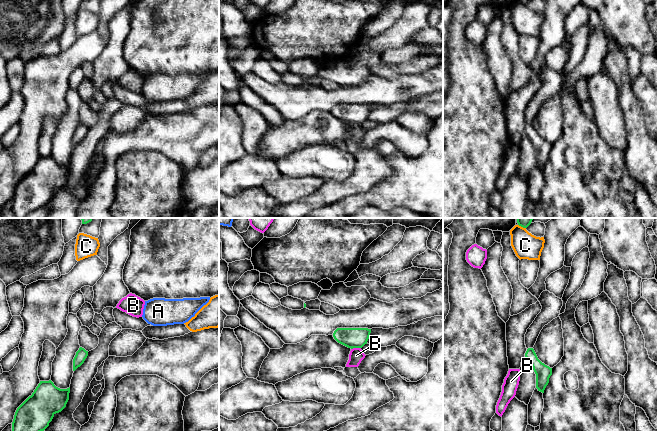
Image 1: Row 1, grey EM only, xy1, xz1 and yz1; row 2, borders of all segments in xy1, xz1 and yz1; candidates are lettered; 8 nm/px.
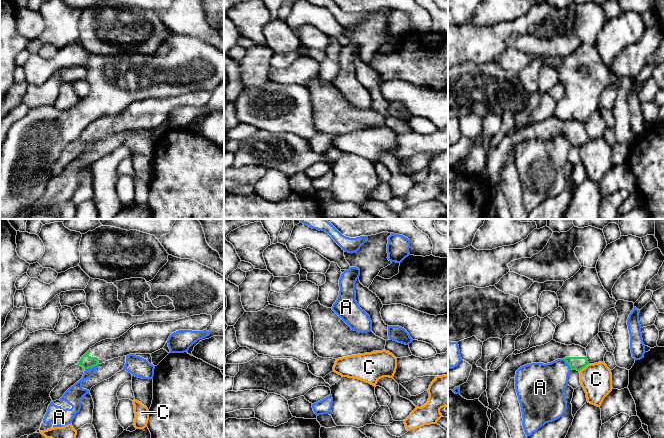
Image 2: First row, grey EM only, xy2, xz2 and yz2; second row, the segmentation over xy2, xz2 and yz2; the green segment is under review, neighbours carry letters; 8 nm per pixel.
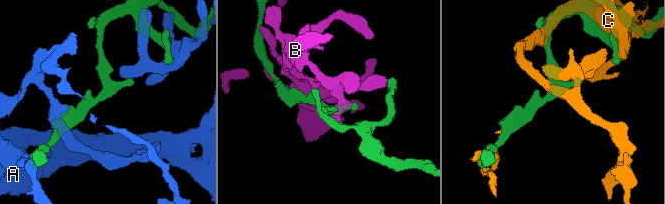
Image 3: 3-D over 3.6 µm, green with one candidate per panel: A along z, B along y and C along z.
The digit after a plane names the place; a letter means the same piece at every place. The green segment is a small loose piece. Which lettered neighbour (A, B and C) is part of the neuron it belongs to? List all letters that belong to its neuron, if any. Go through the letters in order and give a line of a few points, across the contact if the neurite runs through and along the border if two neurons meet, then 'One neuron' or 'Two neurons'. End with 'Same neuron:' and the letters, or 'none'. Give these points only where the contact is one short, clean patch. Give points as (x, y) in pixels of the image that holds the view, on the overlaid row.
A: Two neurons
B: Line: xz1 (360, 347), (351, 349). Two neurons
C: Two neurons
Same neuron: none

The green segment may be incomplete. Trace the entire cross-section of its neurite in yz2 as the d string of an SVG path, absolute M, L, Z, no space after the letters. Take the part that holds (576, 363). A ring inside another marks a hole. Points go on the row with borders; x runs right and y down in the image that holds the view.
M555 340L532 347L520 354L511 354L494 371L487 371L487 398L492 411L498 409L501 396L511 378L515 378L516 371L531 363L551 363L557 359L564 359L572 370L580 371L585 368L589 362L586 349L579 345L565 345Z

